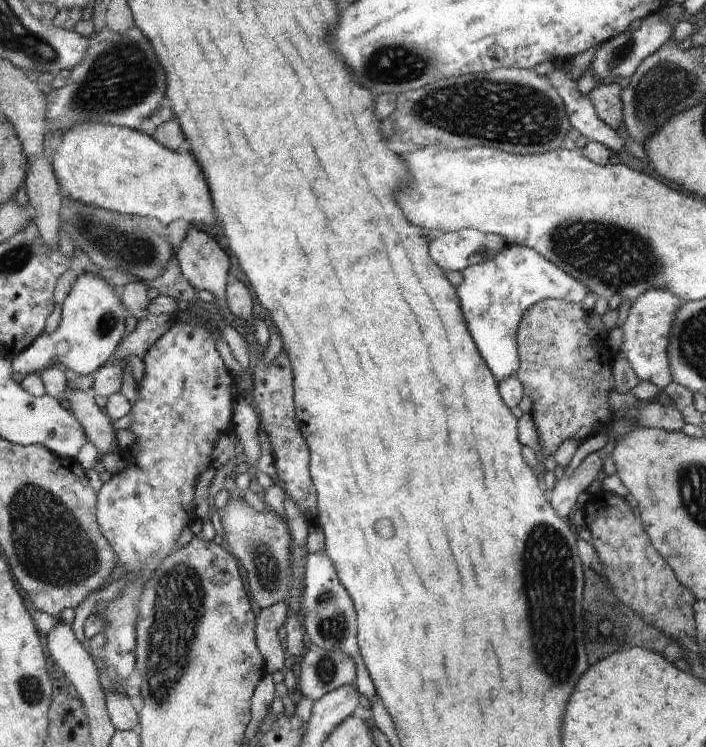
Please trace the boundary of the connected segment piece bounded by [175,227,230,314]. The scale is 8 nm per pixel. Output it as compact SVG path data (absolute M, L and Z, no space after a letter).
M196 227L189 228L184 240L182 240L177 252L175 252L175 258L186 280L196 288L206 289L210 294L214 294L221 313L227 314L228 307L226 306L225 292L226 278L228 270L230 270L230 259L226 251L214 239L214 236L198 230Z

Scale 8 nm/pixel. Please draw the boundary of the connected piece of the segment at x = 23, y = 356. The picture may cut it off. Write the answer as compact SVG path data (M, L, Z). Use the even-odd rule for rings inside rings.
M84 272L77 276L74 284L71 286L70 292L62 304L61 321L57 330L53 334L44 334L36 337L32 344L22 350L12 359L12 374L21 373L39 373L48 369L50 366L58 365L63 369L71 370L72 375L86 376L98 370L109 362L113 356L120 341L124 338L126 330L126 317L127 313L125 306L120 300L120 293L118 290L112 288L104 278L96 276L91 272Z

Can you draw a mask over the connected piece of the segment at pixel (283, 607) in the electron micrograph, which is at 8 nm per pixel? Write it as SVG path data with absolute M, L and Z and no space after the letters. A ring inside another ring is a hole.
M285 601L263 608L256 616L256 646L263 656L267 674L284 668L286 656L278 637L278 628L284 626L289 613L288 603Z

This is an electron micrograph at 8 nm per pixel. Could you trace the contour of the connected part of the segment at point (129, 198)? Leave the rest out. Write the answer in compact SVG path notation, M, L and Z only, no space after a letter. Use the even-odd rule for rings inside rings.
M104 122L76 124L60 133L52 147L51 165L63 196L118 214L156 218L162 226L168 226L174 220L184 220L191 225L202 224L208 228L216 224L216 212L206 178L190 152L172 152L142 132Z

